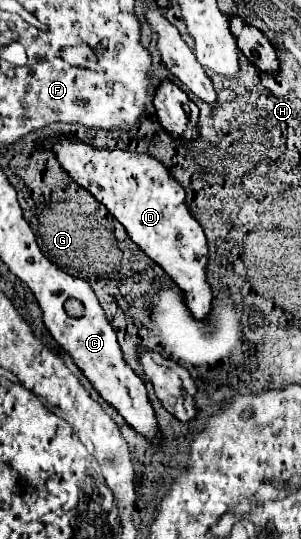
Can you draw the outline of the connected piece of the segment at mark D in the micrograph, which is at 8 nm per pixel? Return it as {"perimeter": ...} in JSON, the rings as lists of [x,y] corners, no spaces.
{"perimeter":[[[66,135],[60,141],[50,139],[46,143],[54,147],[64,171],[106,205],[112,217],[124,225],[128,237],[170,275],[176,287],[184,293],[184,303],[192,317],[206,321],[212,309],[212,289],[206,279],[208,243],[204,229],[184,203],[186,193],[182,185],[168,173],[168,169],[150,155],[122,149],[94,149],[82,141],[74,143]]]}

